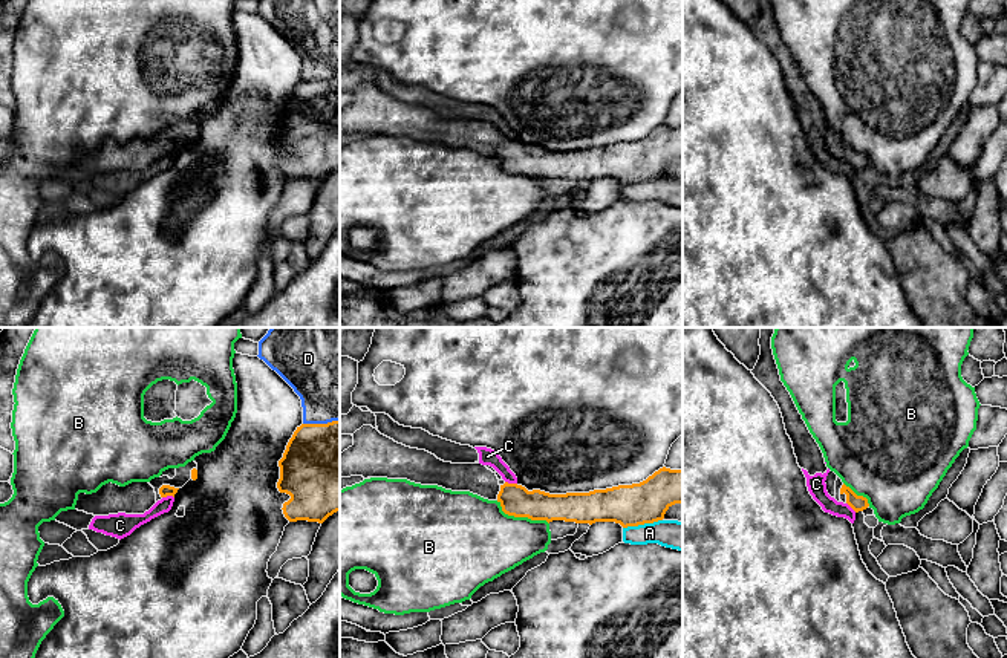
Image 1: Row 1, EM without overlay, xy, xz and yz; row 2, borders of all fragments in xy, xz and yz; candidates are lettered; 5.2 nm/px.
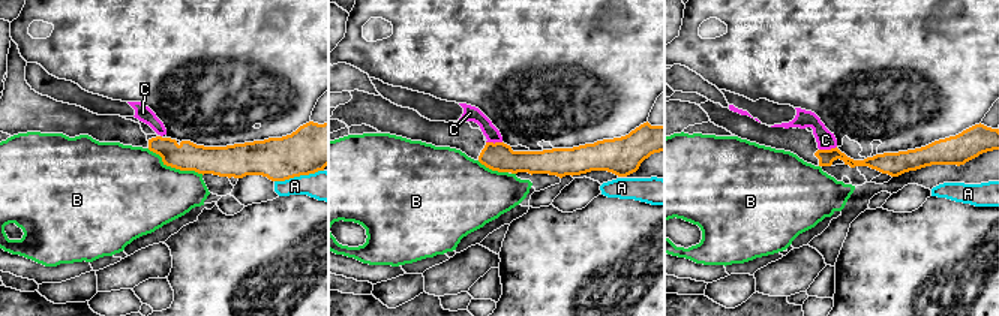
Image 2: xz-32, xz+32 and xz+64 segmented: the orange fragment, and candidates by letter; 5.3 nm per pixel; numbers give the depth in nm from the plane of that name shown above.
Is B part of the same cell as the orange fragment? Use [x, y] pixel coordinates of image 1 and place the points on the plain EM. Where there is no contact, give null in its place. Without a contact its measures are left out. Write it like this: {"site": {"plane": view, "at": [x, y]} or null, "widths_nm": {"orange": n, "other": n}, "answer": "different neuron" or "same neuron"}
{"site": {"plane": "xz", "at": [521, 173]}, "widths_nm": {"orange": 160, "other": 400}, "answer": "different neuron"}

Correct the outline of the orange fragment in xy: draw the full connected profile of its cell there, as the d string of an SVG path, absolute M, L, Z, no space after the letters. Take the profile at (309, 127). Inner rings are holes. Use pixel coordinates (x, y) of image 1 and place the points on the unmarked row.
M340 78L297 84L279 124L277 145L291 153L282 165L289 179L323 181L340 168Z

